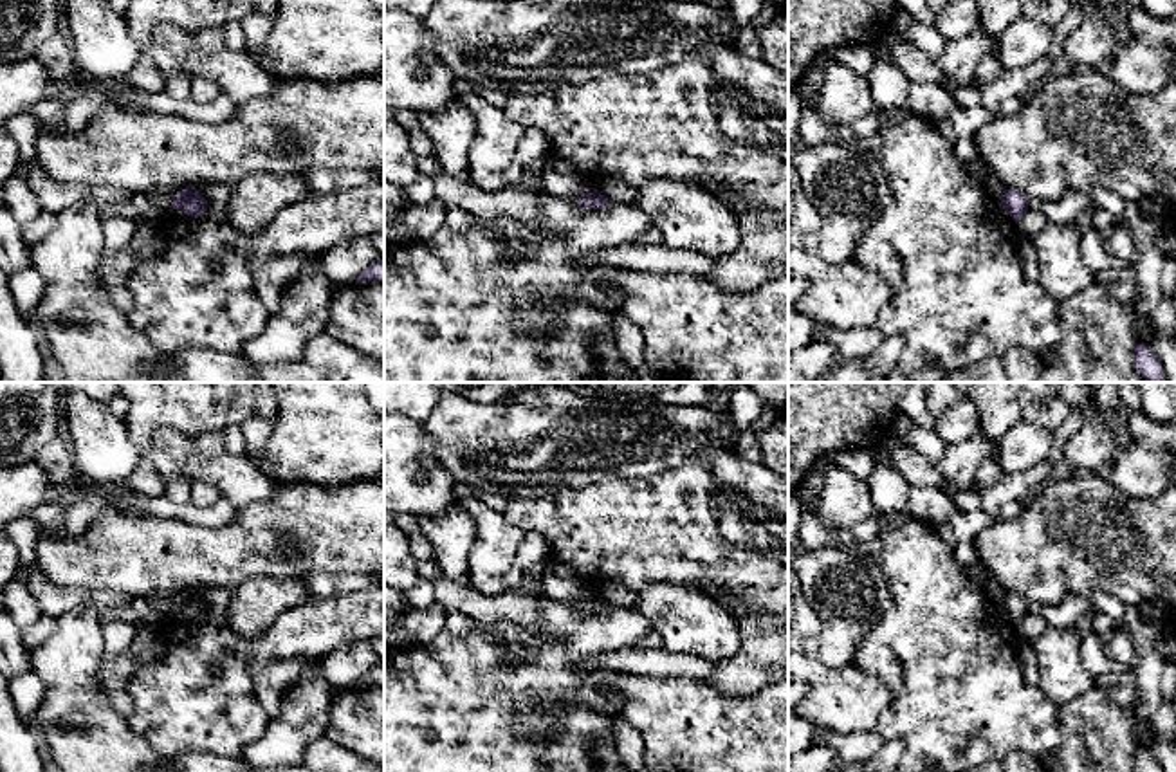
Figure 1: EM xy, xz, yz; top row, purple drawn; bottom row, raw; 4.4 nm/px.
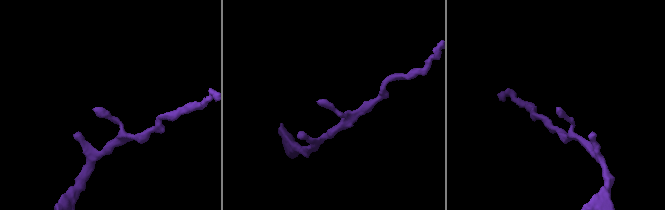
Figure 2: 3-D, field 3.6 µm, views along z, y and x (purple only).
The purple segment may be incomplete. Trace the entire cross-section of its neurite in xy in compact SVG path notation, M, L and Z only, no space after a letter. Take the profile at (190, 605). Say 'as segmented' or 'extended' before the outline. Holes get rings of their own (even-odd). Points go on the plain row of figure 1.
as segmented; M186 592L173 601L171 611L180 613L193 622L207 615L207 604L197 592Z

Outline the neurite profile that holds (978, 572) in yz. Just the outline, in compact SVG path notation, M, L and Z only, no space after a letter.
M981 563L969 566L967 572L987 597L997 604L1003 602L1006 592L996 583L994 575Z

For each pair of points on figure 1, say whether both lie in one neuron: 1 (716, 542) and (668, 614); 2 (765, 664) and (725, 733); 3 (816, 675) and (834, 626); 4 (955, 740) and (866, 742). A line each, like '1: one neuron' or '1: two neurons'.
1: two neurons
2: two neurons
3: two neurons
4: two neurons

